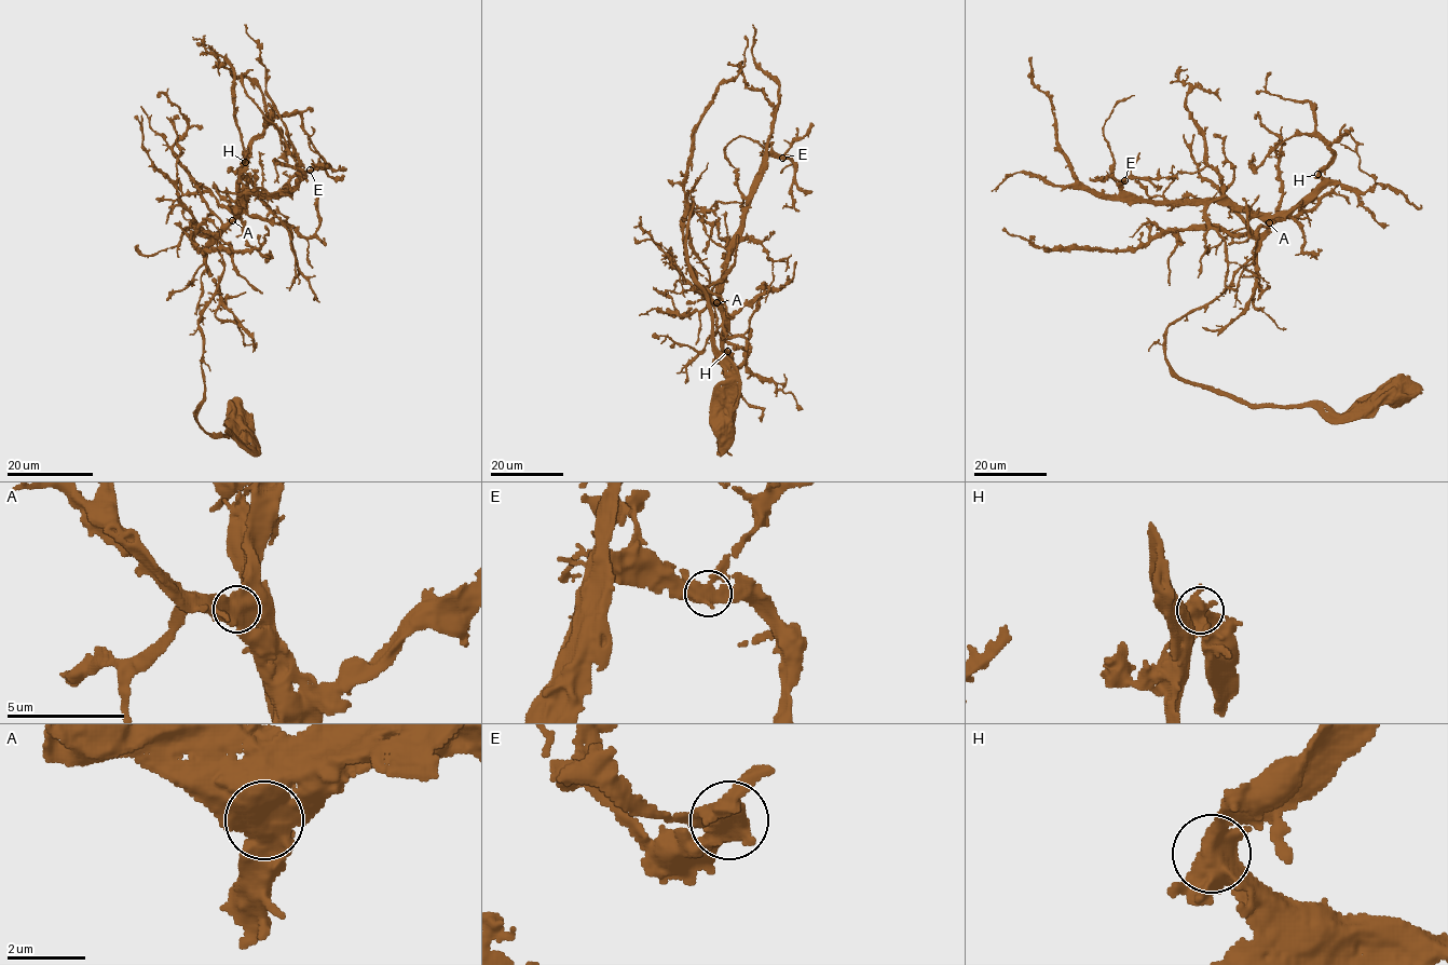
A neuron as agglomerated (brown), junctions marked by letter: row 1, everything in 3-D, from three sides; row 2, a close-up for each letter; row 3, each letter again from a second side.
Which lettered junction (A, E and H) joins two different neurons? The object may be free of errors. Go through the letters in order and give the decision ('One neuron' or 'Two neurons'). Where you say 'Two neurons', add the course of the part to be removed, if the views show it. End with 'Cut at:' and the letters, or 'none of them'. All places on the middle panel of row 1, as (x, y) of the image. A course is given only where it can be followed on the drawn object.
A: One neuron
E: One neuron
H: One neuron
Cut at: none of them

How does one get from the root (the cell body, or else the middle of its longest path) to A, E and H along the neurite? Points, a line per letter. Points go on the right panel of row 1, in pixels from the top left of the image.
A: (1391, 401), (1367, 401), (1341, 413), (1248, 406), (1188, 383), (1171, 366), (1166, 326), (1226, 288), (1269, 223)
E: (1391, 401), (1320, 413), (1185, 382), (1166, 326), (1226, 288), (1267, 225), (1142, 200), (1124, 180)
H: (1391, 401), (1341, 413), (1248, 406), (1188, 383), (1165, 354), (1166, 326), (1226, 288), (1319, 174)

